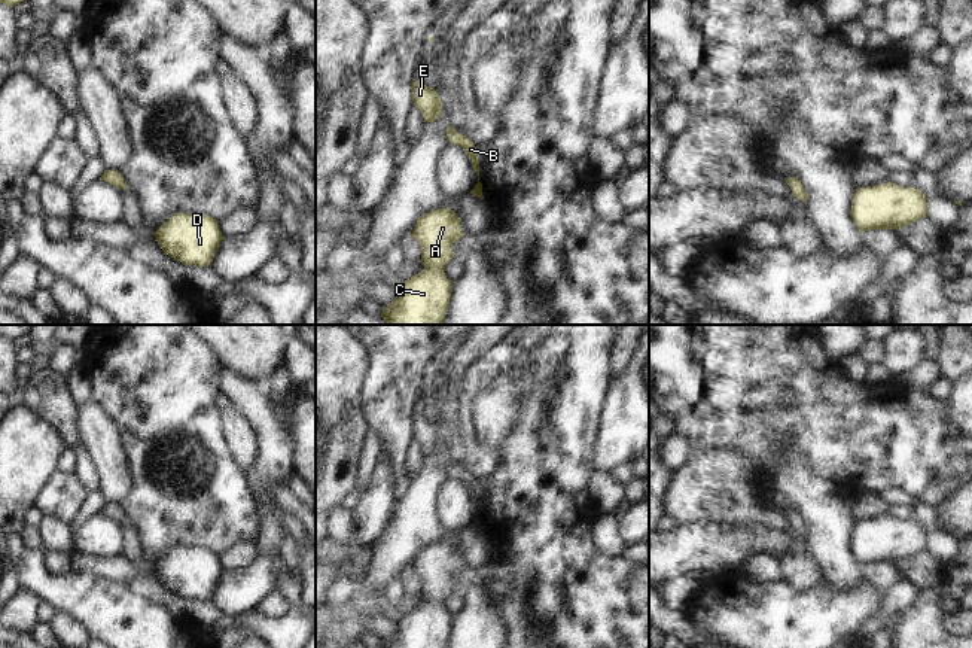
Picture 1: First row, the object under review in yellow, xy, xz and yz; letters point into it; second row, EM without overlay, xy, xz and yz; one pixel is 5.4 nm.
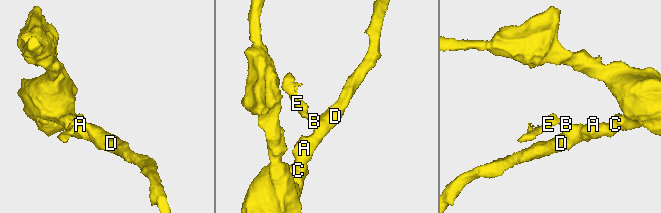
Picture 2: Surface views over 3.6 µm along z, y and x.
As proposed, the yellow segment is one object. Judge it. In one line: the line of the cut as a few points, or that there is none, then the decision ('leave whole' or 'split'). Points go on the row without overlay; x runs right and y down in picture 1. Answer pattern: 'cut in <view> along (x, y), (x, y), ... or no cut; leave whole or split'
no cut; leave whole

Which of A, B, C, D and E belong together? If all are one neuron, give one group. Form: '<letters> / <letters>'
A B C D E

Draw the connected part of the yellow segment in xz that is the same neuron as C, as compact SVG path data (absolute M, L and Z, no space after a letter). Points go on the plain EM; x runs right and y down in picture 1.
M450 542L423 548L409 571L421 579L424 603L394 623L394 635L383 648L447 648L451 632L451 614L444 600L454 591L453 579L464 568L461 553Z

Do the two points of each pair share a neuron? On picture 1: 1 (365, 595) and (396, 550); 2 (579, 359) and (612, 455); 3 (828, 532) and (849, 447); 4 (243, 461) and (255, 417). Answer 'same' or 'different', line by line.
1: same
2: different
3: different
4: different

